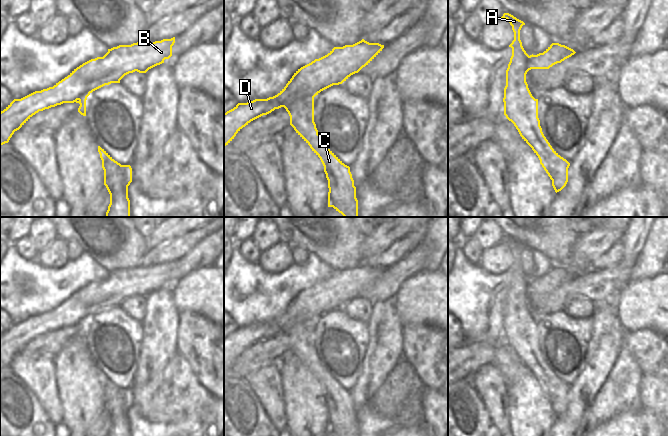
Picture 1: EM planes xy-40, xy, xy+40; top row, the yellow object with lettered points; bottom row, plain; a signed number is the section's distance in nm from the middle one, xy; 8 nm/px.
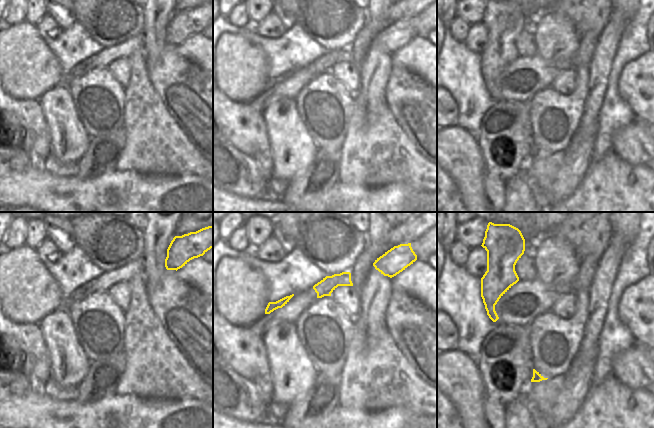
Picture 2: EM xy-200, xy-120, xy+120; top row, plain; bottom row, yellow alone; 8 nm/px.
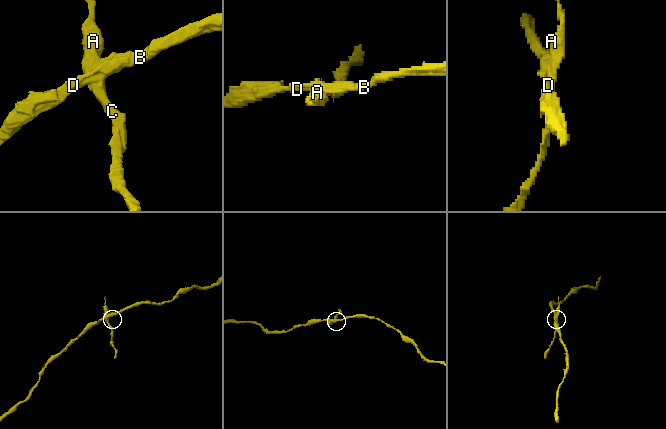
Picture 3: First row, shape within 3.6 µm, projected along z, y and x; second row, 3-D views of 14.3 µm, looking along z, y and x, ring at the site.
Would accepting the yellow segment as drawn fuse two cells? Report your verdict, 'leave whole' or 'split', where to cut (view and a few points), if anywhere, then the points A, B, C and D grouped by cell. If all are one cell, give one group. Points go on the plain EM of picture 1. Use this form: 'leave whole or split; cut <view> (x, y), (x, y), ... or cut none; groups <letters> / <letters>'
split; cut xy (313, 320), (295, 322), (283, 330); groups A C / B D

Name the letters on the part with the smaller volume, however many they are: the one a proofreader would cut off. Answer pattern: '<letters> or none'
A, C

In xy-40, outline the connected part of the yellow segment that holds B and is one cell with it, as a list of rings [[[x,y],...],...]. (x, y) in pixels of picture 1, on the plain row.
[[[175,261],[113,271],[103,281],[83,287],[53,311],[14,323],[0,336],[0,370],[8,367],[14,356],[39,335],[74,327],[105,309],[120,307],[129,297],[146,297],[164,287],[172,280],[174,267]]]

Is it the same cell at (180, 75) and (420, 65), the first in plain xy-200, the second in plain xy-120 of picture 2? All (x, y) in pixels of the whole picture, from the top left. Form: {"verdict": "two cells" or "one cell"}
{"verdict": "two cells"}

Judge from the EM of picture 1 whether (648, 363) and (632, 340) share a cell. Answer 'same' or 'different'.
same

